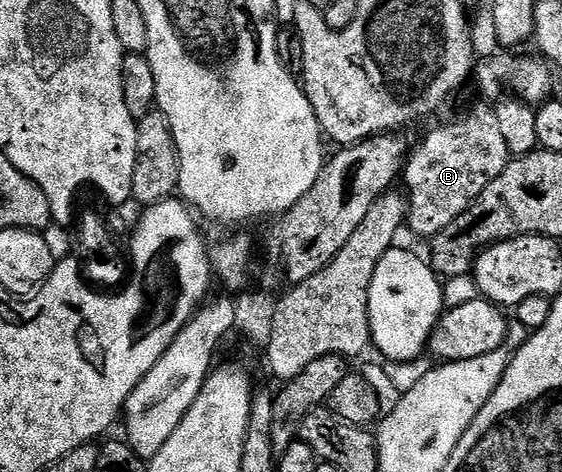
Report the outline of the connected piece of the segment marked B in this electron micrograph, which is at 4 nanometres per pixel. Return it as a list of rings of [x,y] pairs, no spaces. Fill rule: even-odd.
[[[489,103],[481,104],[485,105],[475,106],[462,121],[431,130],[425,142],[418,149],[416,146],[406,160],[403,182],[409,188],[407,229],[417,237],[431,239],[443,227],[455,223],[510,163],[511,154],[499,128],[496,108]]]

